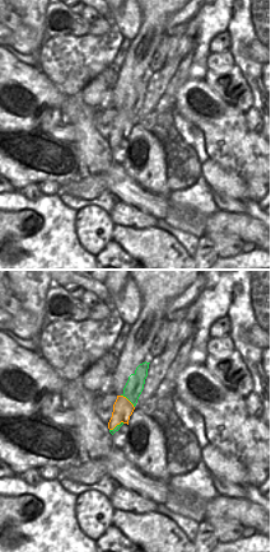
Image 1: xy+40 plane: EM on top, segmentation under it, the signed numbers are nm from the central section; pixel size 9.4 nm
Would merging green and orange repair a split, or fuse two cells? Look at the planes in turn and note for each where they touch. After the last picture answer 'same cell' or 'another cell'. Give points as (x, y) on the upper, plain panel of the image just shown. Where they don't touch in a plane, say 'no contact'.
(129, 115)

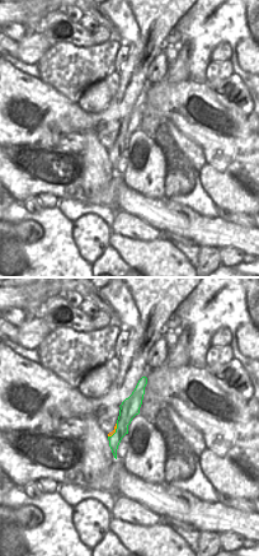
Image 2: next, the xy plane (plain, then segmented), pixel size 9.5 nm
(116, 146)

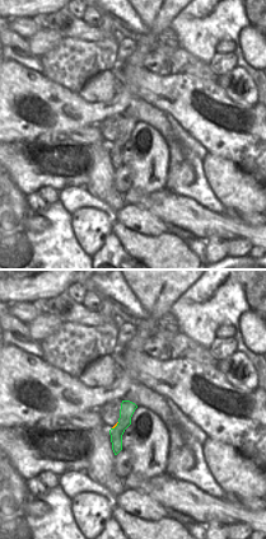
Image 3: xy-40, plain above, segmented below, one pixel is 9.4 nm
(116, 141)

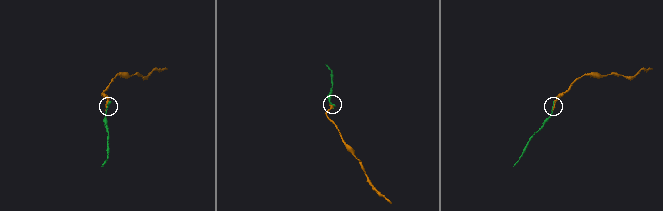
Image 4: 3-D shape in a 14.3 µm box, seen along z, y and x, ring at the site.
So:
same cell

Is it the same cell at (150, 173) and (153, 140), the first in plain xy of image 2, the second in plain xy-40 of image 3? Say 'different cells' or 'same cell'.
same cell

